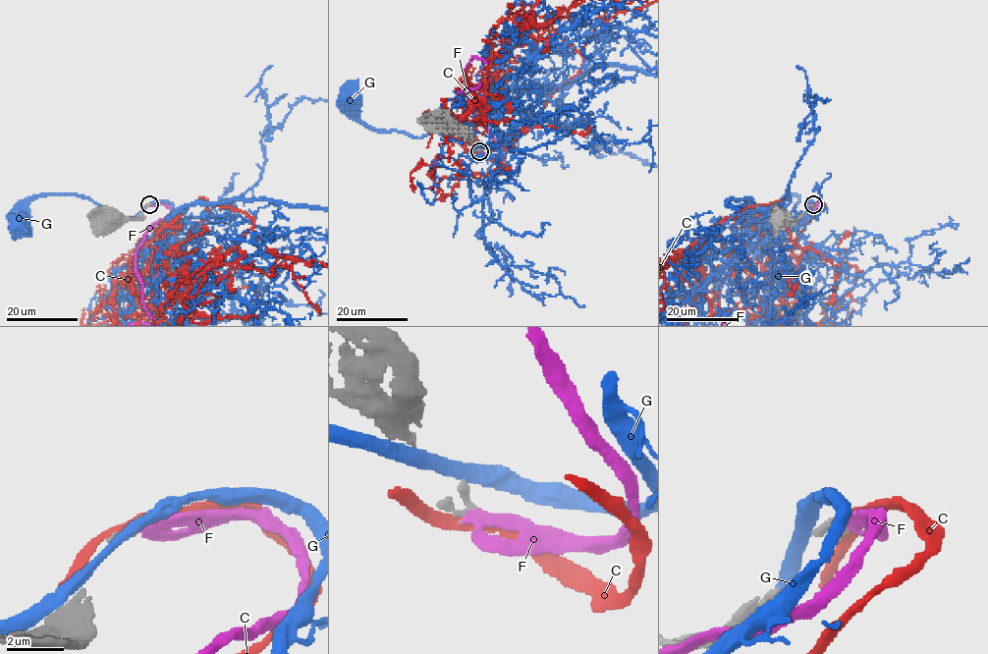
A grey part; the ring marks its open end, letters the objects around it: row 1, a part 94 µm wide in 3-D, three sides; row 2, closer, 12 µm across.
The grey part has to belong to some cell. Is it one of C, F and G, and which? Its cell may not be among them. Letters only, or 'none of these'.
F

